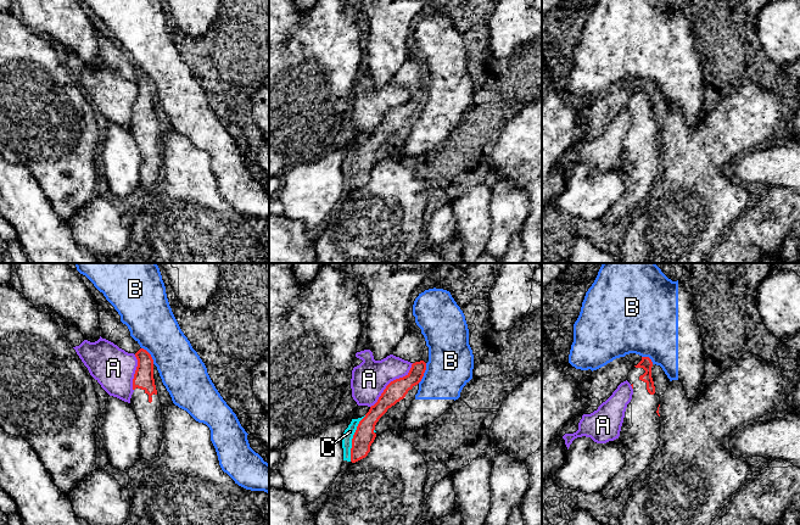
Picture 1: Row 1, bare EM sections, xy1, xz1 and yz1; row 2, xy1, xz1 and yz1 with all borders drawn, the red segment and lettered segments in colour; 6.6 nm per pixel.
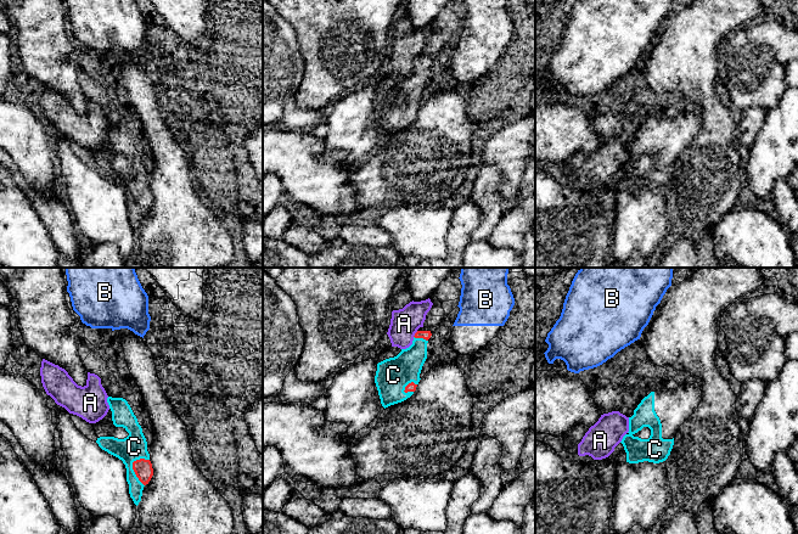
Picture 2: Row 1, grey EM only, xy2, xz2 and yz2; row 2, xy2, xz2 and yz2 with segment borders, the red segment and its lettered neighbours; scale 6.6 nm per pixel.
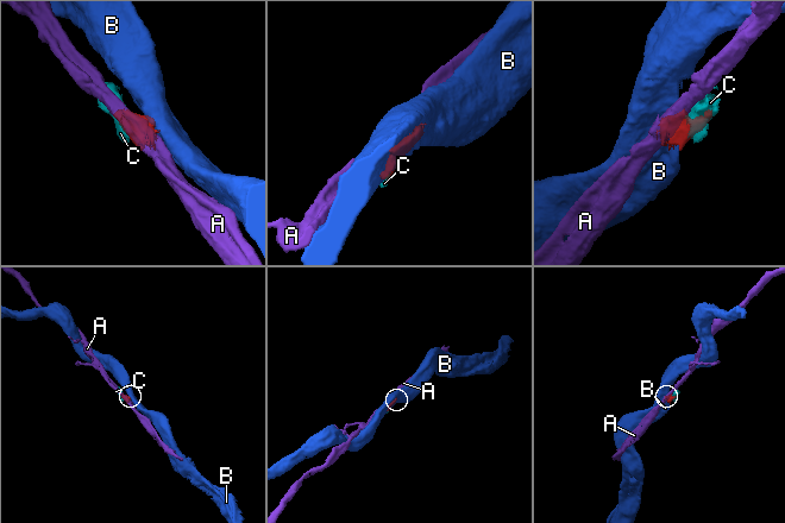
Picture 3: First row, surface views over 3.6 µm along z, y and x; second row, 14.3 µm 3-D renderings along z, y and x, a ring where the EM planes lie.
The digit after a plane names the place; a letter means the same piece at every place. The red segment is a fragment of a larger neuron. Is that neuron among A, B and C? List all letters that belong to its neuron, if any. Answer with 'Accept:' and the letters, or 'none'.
Accept: C

